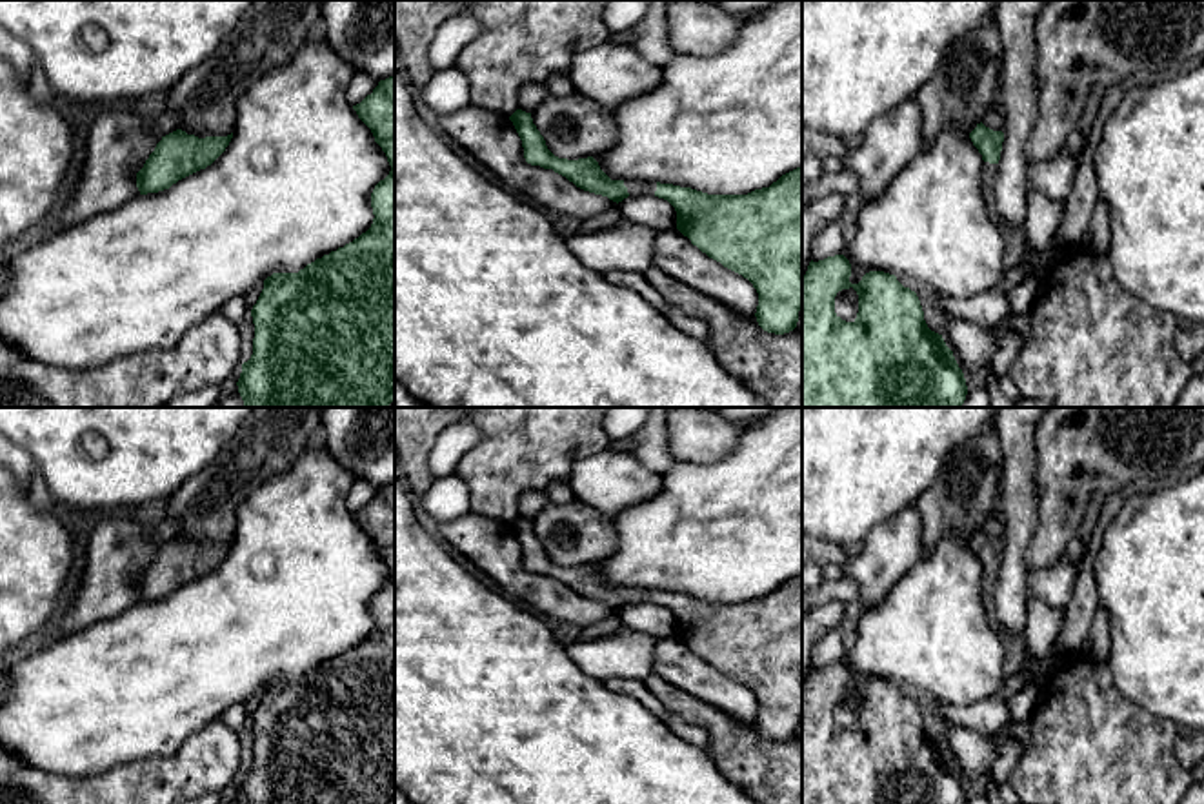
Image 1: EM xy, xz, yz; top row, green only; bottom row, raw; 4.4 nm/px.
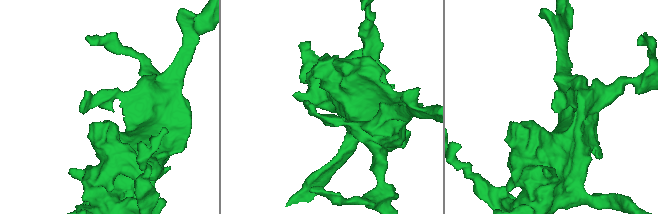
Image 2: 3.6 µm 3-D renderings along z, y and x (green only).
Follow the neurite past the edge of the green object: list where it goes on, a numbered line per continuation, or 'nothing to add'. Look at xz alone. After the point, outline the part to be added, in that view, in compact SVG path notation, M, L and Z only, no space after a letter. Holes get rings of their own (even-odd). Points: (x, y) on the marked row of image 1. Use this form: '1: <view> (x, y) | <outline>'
1: xz (635, 188) | M624 180L624 186L627 187L629 196L655 195L657 191L657 182L647 180Z

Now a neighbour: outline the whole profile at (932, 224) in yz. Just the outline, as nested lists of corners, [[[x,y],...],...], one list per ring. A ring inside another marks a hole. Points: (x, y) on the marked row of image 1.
[[[946,127],[931,146],[891,180],[873,200],[864,200],[857,231],[844,256],[851,264],[851,284],[869,271],[906,275],[951,298],[971,298],[1002,280],[1004,236],[993,224],[982,195],[982,155],[969,135]]]

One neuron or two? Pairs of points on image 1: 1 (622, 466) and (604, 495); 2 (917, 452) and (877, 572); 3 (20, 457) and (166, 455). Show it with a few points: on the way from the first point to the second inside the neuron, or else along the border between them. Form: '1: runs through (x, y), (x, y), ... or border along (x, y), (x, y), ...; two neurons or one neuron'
1: runs through (619, 473), (604, 488); one neuron
2: border along (913, 504), (879, 522), (864, 541); two neurons
3: border along (19, 444), (37, 466); two neurons

